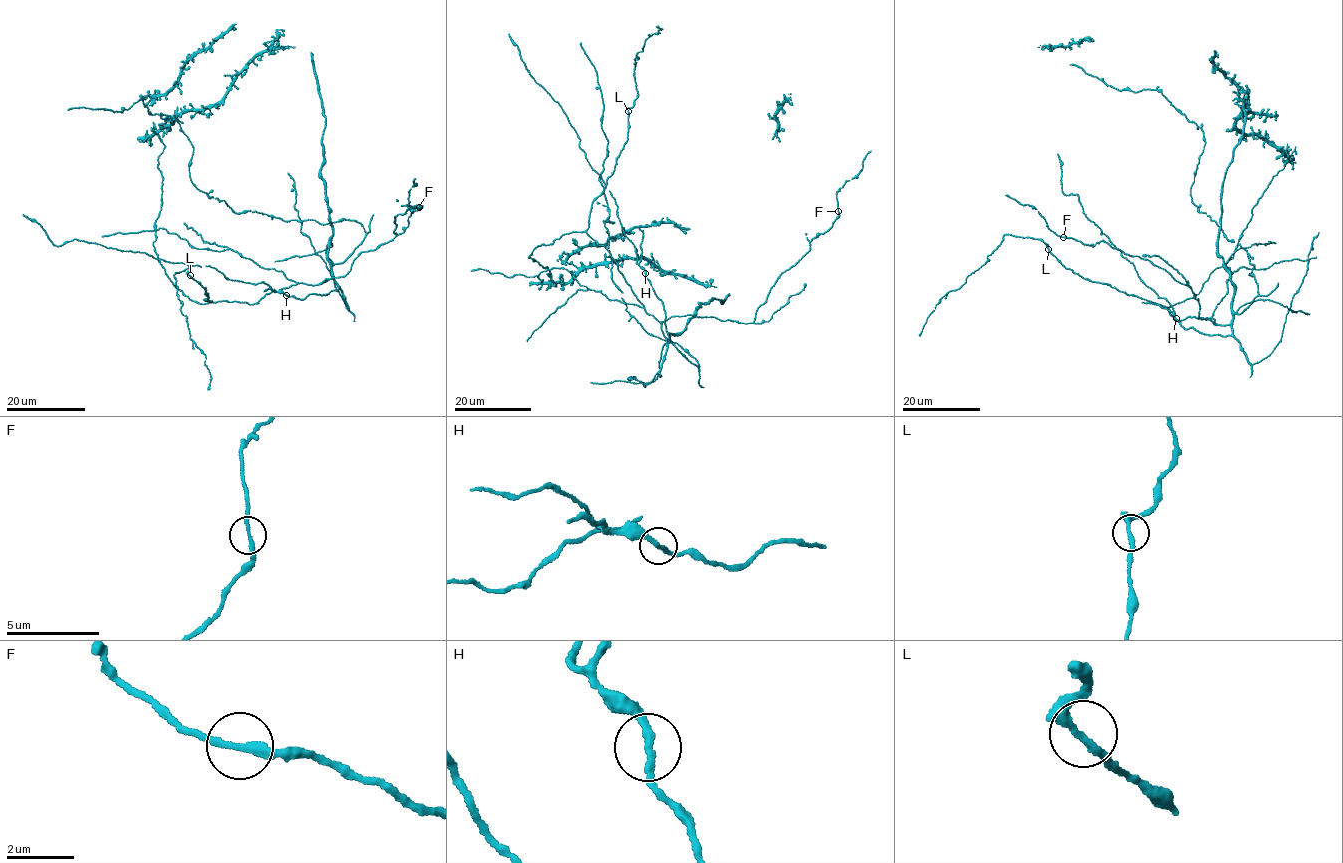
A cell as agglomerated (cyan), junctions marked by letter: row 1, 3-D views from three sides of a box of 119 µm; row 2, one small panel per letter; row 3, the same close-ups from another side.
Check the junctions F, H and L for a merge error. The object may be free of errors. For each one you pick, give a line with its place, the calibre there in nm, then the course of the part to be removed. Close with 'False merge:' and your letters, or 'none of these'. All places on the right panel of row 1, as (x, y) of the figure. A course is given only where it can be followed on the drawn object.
False merge: none of these

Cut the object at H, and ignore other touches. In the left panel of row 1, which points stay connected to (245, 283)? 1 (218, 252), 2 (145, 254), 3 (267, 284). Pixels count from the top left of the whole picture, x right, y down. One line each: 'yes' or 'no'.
1: no
2: yes
3: yes

